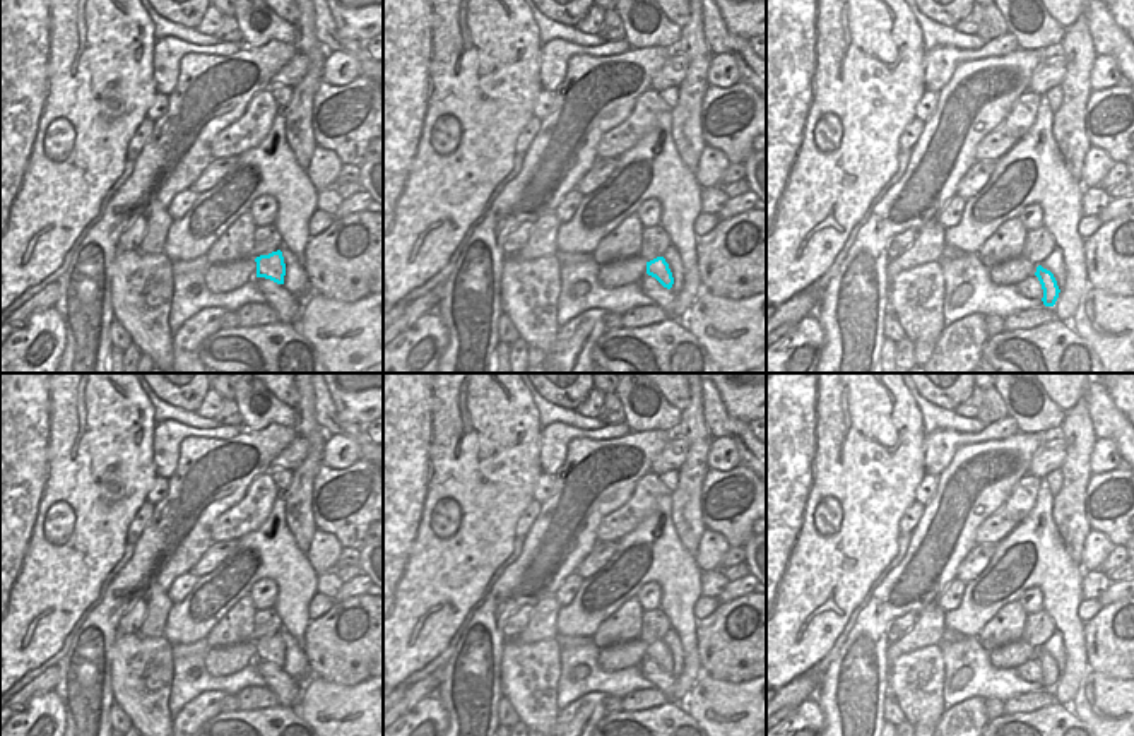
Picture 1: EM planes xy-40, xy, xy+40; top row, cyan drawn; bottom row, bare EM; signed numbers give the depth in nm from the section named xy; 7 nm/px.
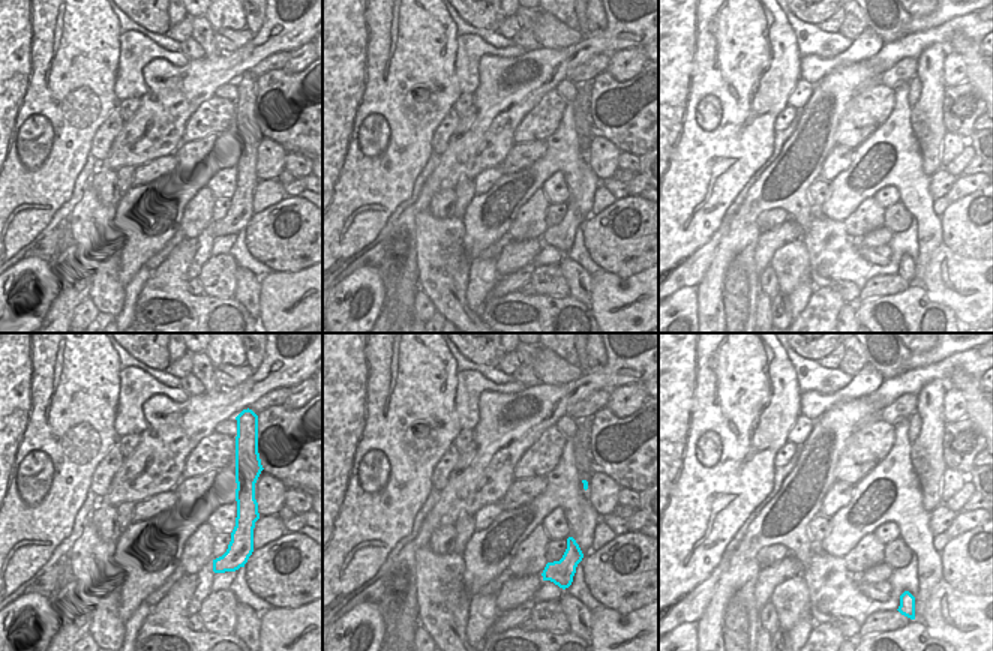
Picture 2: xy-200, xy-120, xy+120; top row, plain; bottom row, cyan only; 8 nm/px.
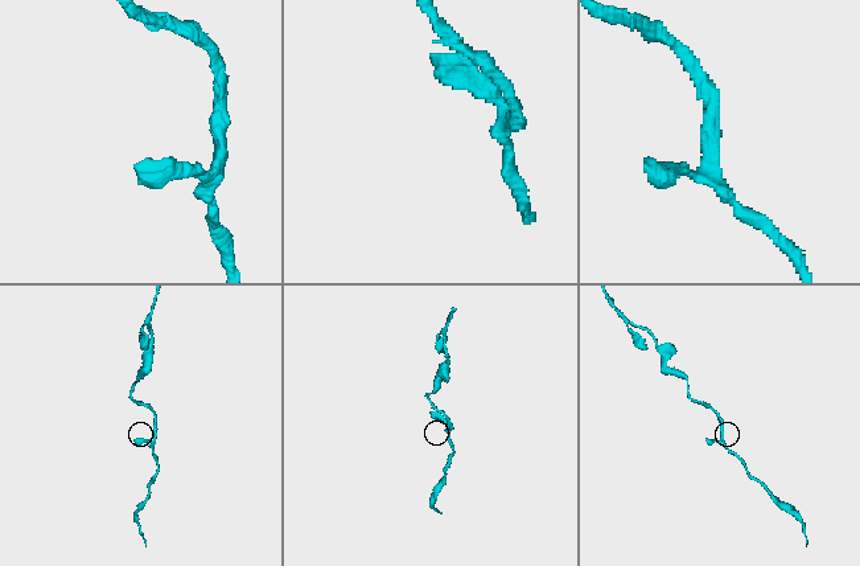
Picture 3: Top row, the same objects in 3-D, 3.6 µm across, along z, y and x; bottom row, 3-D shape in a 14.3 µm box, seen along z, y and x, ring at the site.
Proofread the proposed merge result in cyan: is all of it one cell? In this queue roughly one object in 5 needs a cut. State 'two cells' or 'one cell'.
one cell

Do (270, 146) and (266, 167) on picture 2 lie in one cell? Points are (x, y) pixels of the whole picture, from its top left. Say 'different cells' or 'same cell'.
same cell

